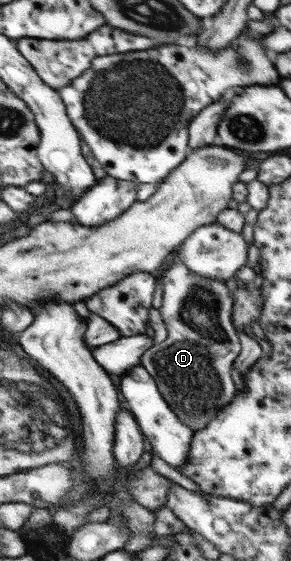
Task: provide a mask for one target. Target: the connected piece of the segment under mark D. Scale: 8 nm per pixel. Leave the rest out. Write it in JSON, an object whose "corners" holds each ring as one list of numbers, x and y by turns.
{"corners":[[179,259,171,264,169,270,159,275,158,282,161,282,164,287,164,300,159,311,168,331,168,337,164,342,155,344,151,349,148,349,143,354,141,364,143,367,147,368,149,373,152,373,155,381,158,381,160,392,163,394,163,397,166,398,166,401,170,403,171,409,178,414,178,418,185,425,189,425,191,429,197,432,200,429,205,429,211,421,218,417,219,412,221,412,221,410,223,410,227,405,230,405,235,400,235,396,237,396,239,392,237,390,237,385,235,385,235,381,233,381,233,375,229,374,229,371,233,371,235,360,238,359,242,353,242,342,240,341,238,330,234,324,234,296,231,296,231,293,229,293,229,286,225,285,225,282,222,279,201,277,191,272,191,270,189,270,185,264,181,263]]}

